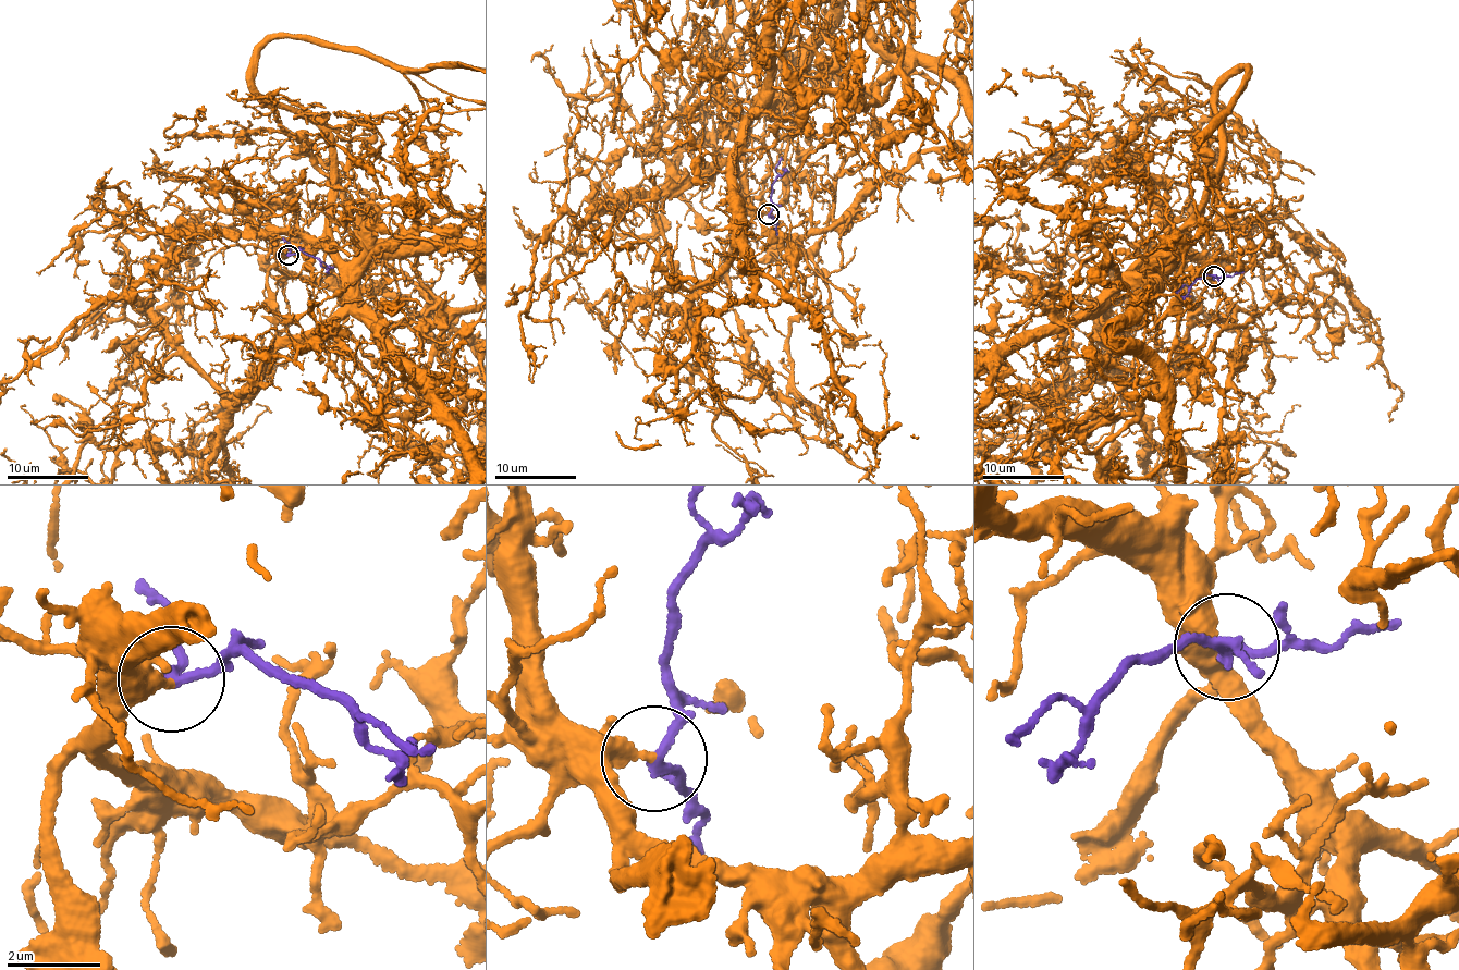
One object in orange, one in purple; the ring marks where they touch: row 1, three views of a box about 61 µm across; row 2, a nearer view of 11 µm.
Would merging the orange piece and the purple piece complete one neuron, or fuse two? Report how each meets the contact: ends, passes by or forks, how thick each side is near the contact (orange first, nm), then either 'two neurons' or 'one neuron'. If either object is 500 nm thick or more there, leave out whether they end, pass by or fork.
orange ends there; purple passes by; 320 nm thick on the orange side, 200 nm on the other; one neuron

